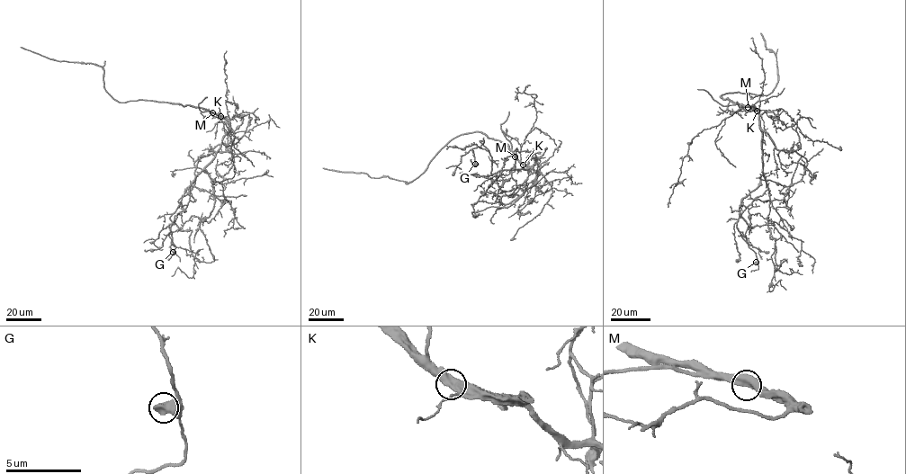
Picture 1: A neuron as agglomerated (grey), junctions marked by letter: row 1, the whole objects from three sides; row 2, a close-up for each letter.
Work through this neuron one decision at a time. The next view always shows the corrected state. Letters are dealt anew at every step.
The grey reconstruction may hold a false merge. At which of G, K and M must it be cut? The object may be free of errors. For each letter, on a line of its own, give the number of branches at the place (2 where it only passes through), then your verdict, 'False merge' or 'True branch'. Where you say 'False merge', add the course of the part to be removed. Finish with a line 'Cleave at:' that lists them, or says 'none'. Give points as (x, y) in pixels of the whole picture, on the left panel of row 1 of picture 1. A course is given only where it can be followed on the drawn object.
G: Branches: 2. True branch
K: Branches: 2. True branch
M: Branches: 2. True branch
Cleave at: none

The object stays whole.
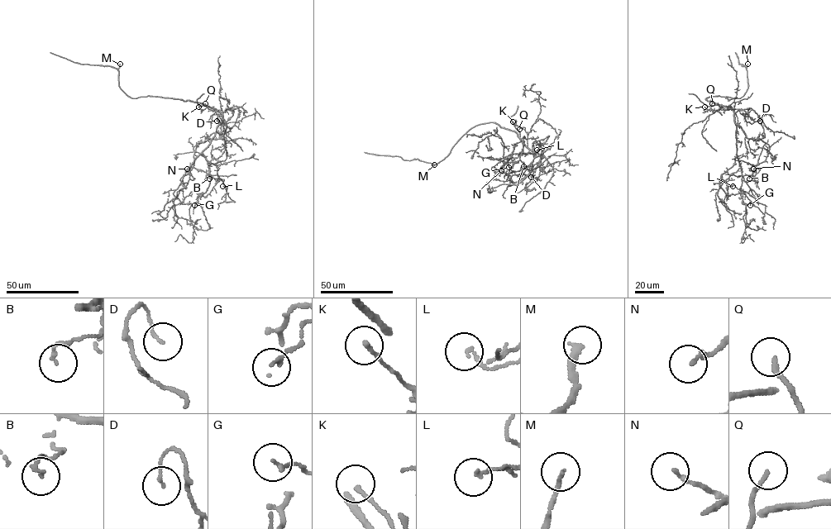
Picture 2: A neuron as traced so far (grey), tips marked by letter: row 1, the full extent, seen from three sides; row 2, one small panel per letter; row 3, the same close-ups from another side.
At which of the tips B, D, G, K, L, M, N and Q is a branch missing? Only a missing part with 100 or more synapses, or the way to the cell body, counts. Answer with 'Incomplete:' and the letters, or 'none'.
Incomplete: M

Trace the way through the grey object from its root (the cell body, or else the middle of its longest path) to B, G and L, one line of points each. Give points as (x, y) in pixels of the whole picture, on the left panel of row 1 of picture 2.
B: (208, 106), (222, 114), (226, 126), (222, 138), (200, 143), (193, 155), (193, 166), (209, 173), (209, 178)
G: (208, 106), (222, 114), (222, 121), (202, 152), (211, 180), (205, 193), (197, 193), (194, 205)
L: (208, 106), (222, 114), (222, 121), (202, 154), (209, 173), (214, 178), (220, 178), (226, 185), (222, 186)

